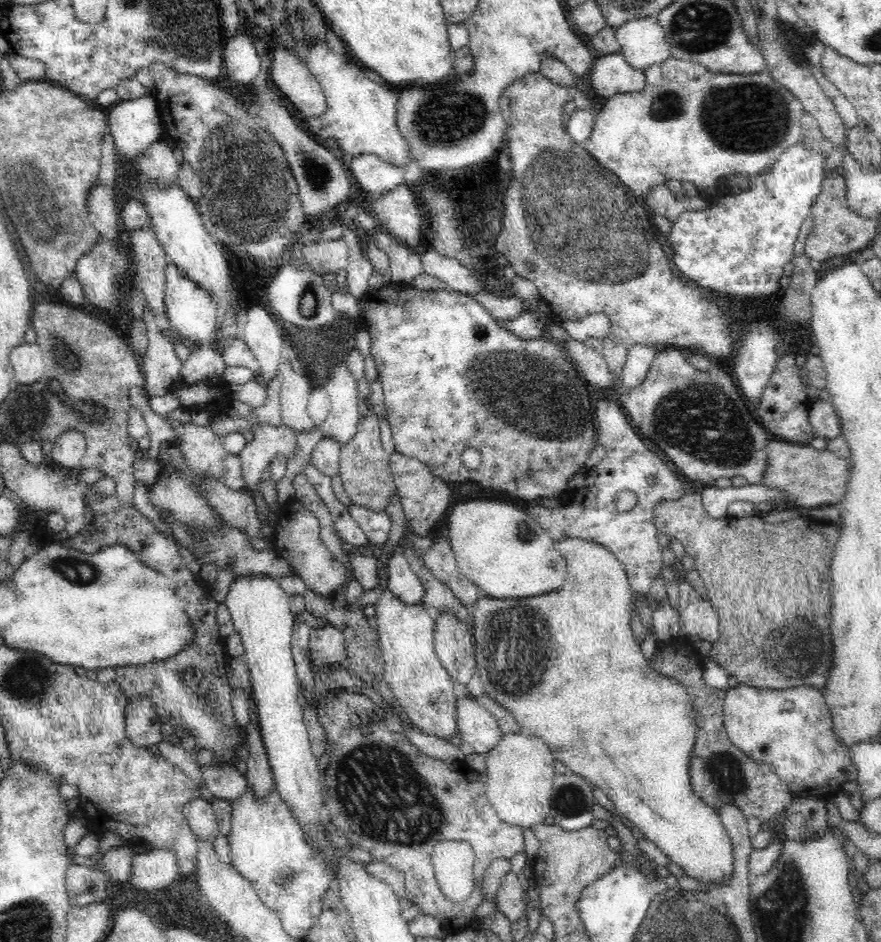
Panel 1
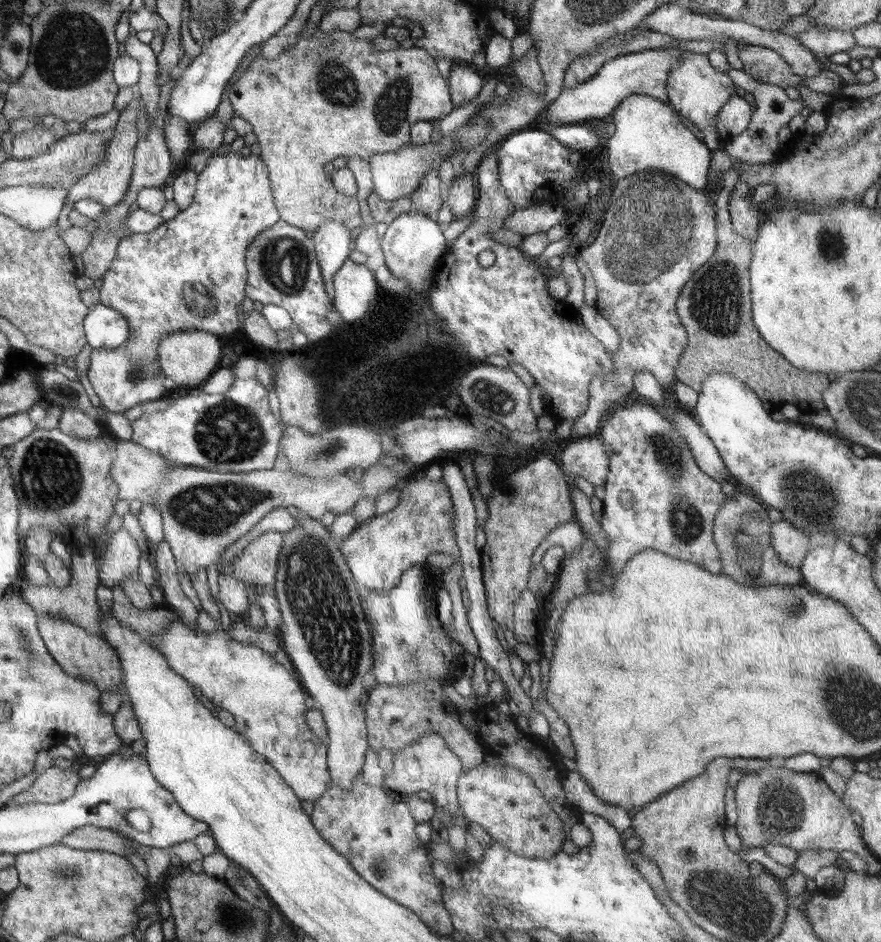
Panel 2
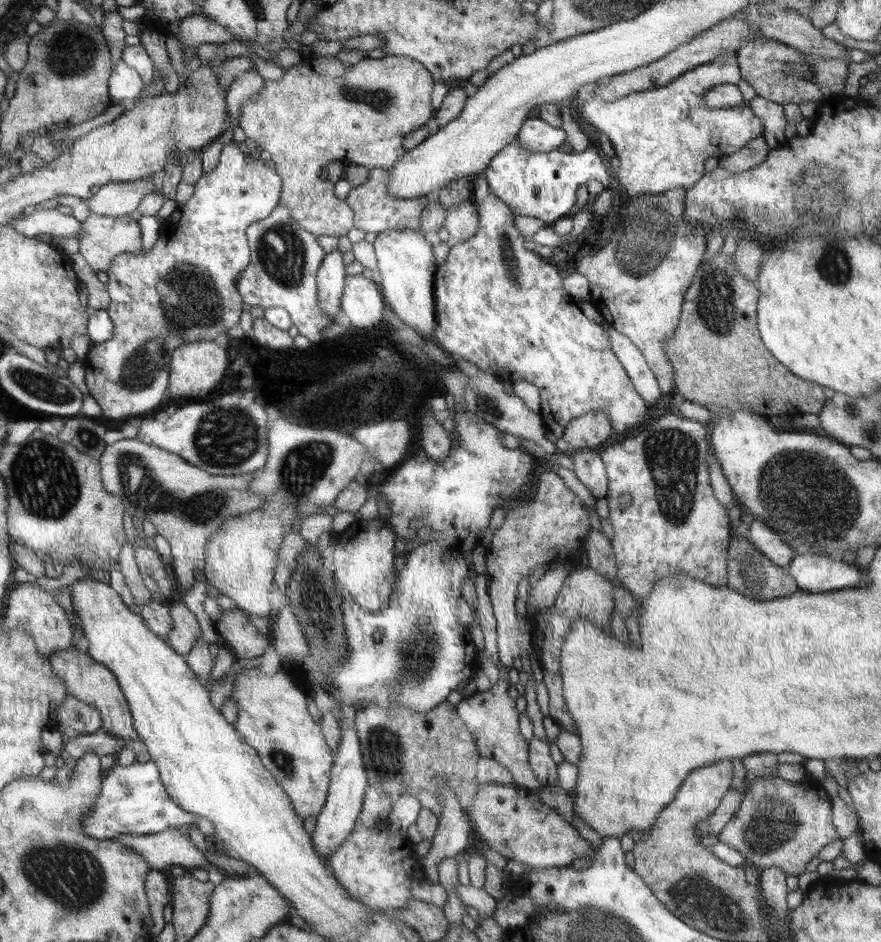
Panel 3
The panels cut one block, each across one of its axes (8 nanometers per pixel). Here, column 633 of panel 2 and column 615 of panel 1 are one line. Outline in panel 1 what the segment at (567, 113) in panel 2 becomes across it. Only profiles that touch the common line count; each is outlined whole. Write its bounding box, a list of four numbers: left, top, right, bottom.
[592,54,648,98]

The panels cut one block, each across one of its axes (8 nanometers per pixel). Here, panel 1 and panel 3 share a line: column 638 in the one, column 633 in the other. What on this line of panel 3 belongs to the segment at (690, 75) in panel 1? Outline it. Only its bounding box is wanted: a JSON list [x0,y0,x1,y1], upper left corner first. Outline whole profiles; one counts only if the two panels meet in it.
[577,50,763,196]

